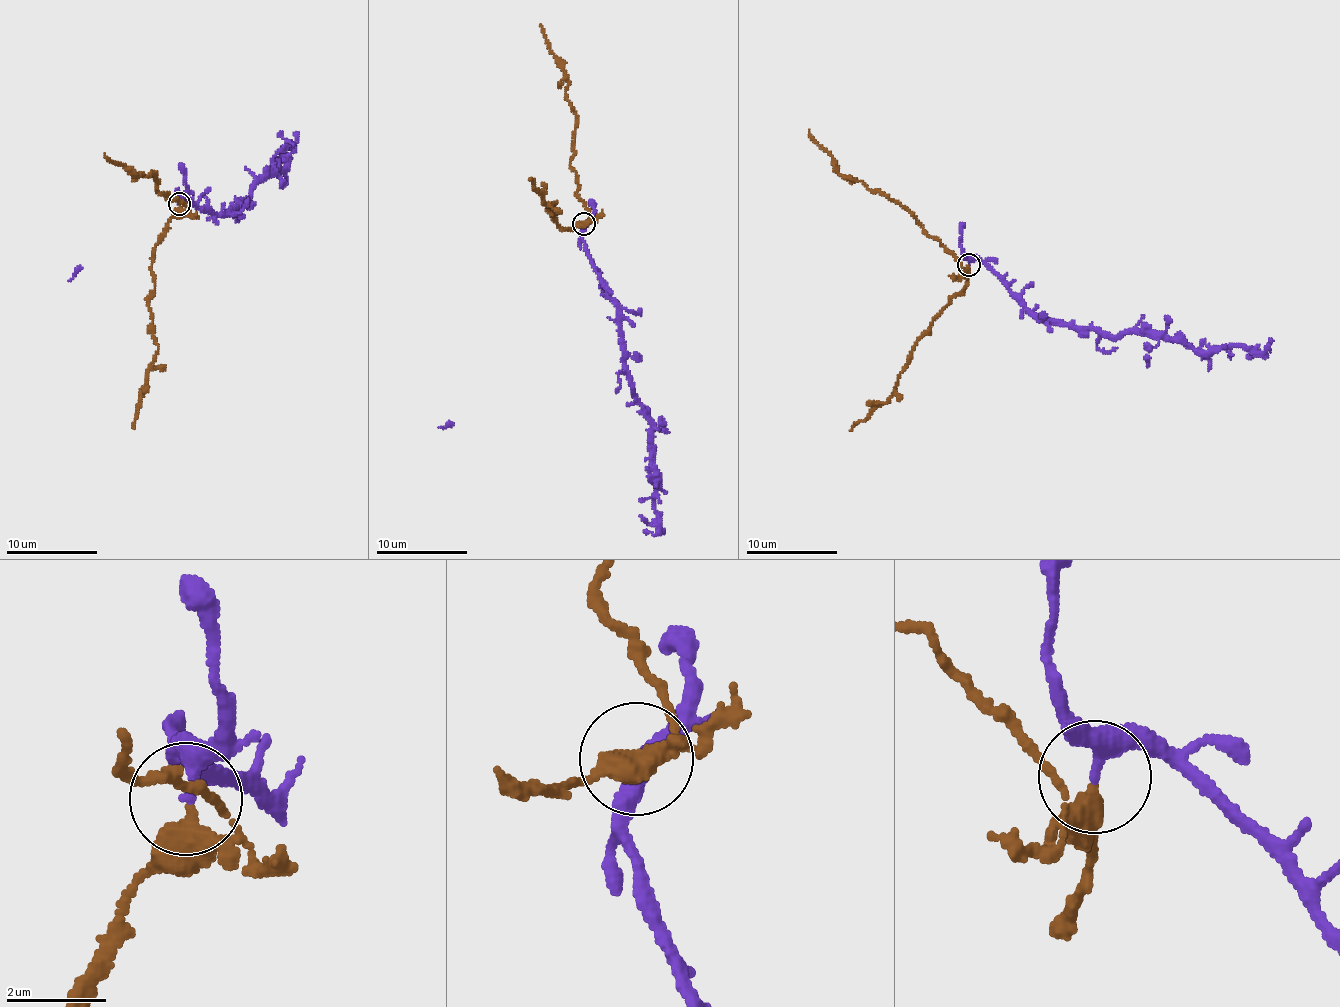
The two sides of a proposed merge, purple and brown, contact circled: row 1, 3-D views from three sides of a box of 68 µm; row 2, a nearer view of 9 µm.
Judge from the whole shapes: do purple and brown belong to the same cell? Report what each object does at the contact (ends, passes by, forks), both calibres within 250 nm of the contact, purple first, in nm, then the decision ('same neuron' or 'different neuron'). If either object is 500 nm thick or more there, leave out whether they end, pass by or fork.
purple passes by; brown passes by; calibres 200 and 360 nm; different neuron

